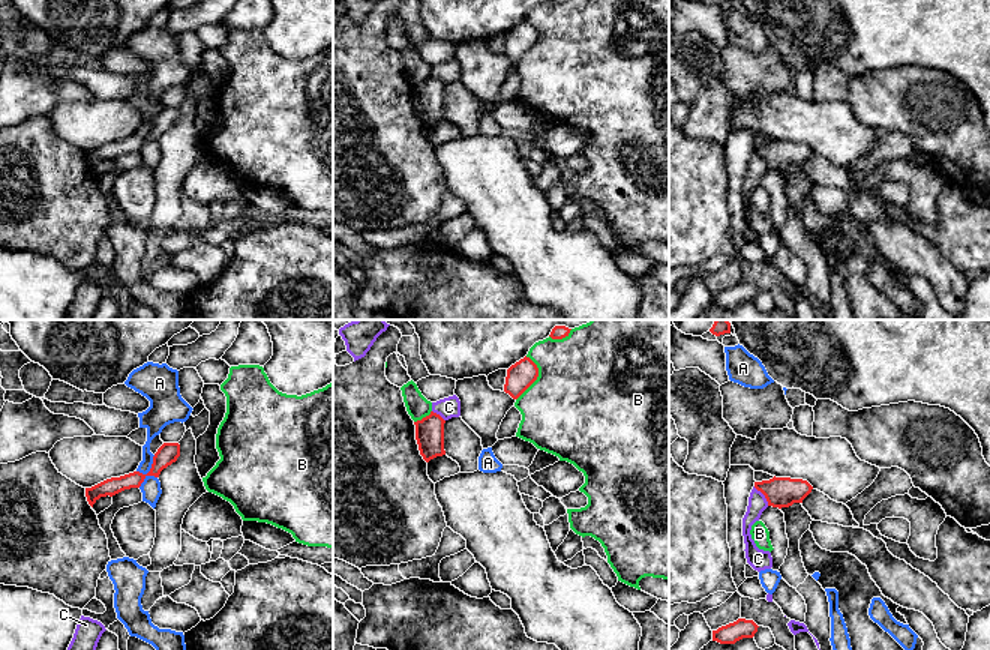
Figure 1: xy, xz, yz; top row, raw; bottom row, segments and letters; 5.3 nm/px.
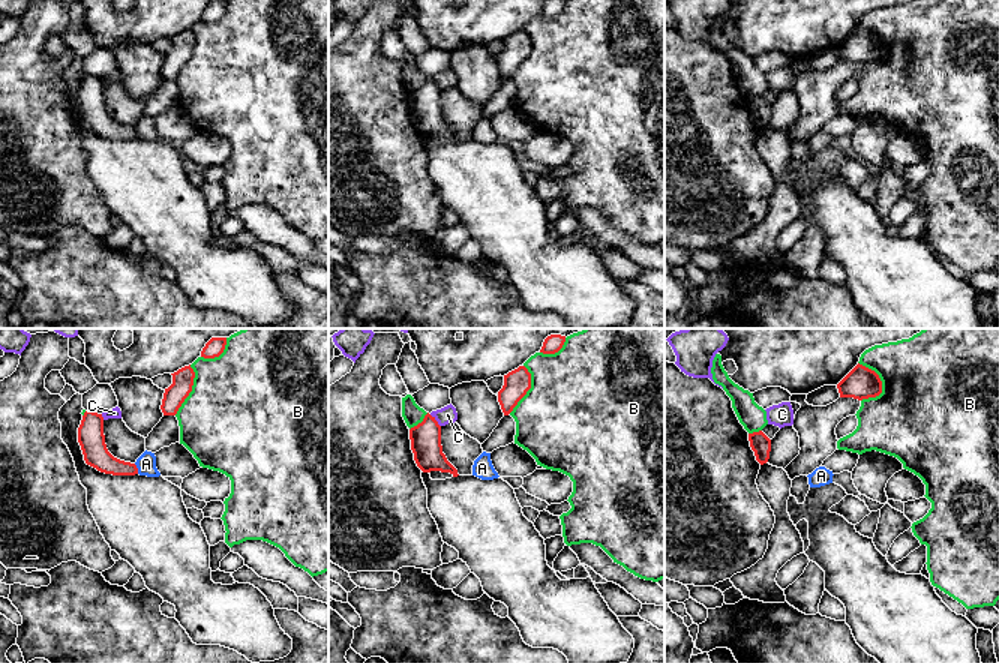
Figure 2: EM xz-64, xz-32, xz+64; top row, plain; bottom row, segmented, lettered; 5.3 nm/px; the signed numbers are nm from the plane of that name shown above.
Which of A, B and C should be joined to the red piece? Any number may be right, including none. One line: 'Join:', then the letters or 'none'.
Join: none

